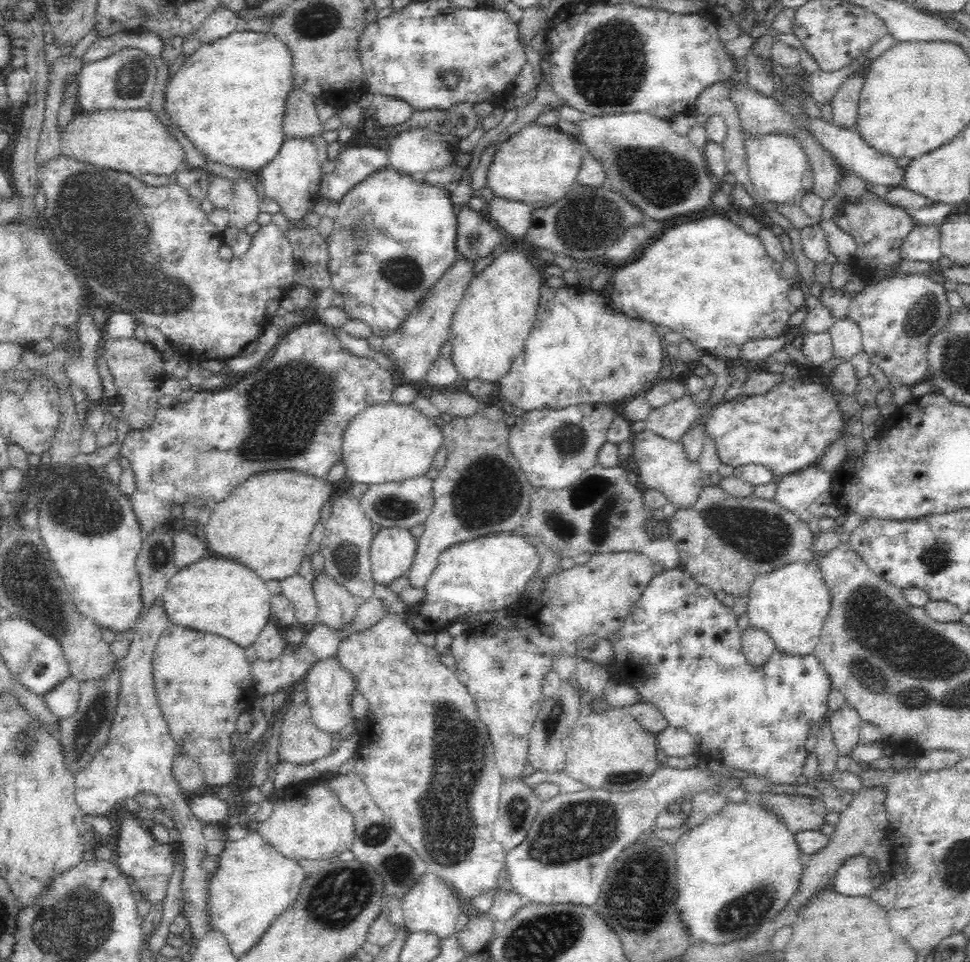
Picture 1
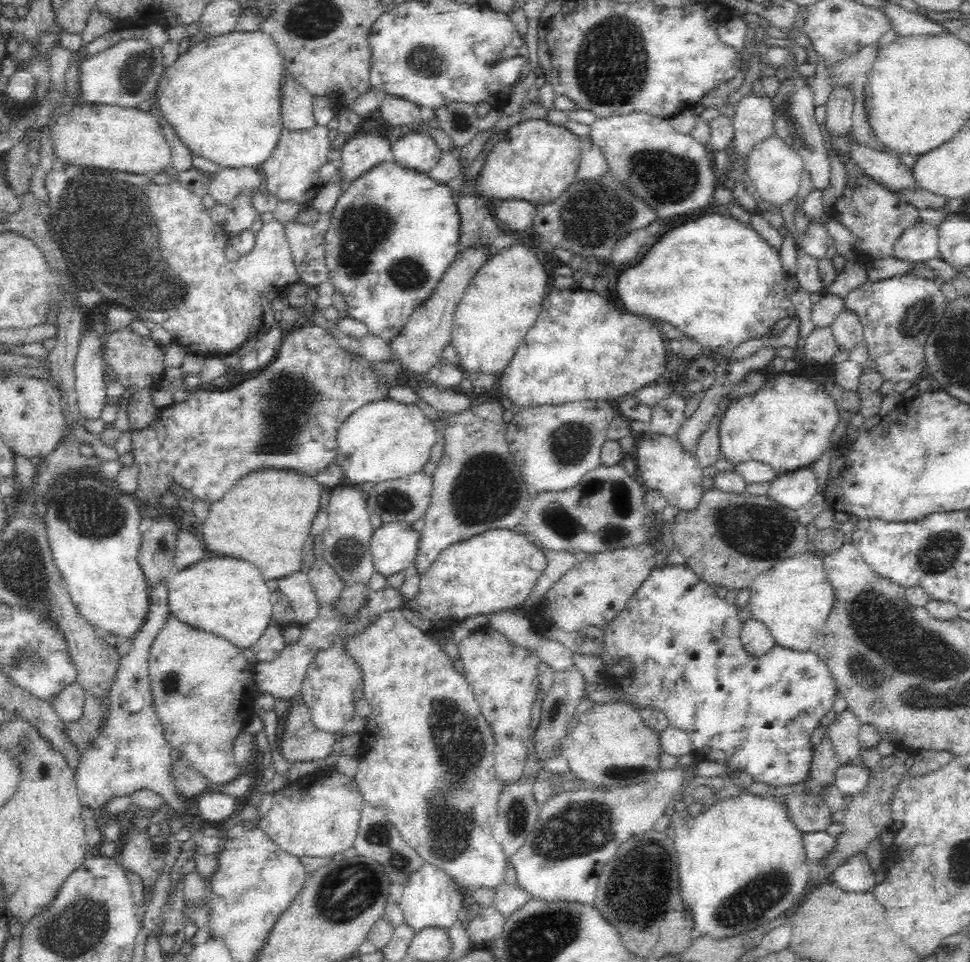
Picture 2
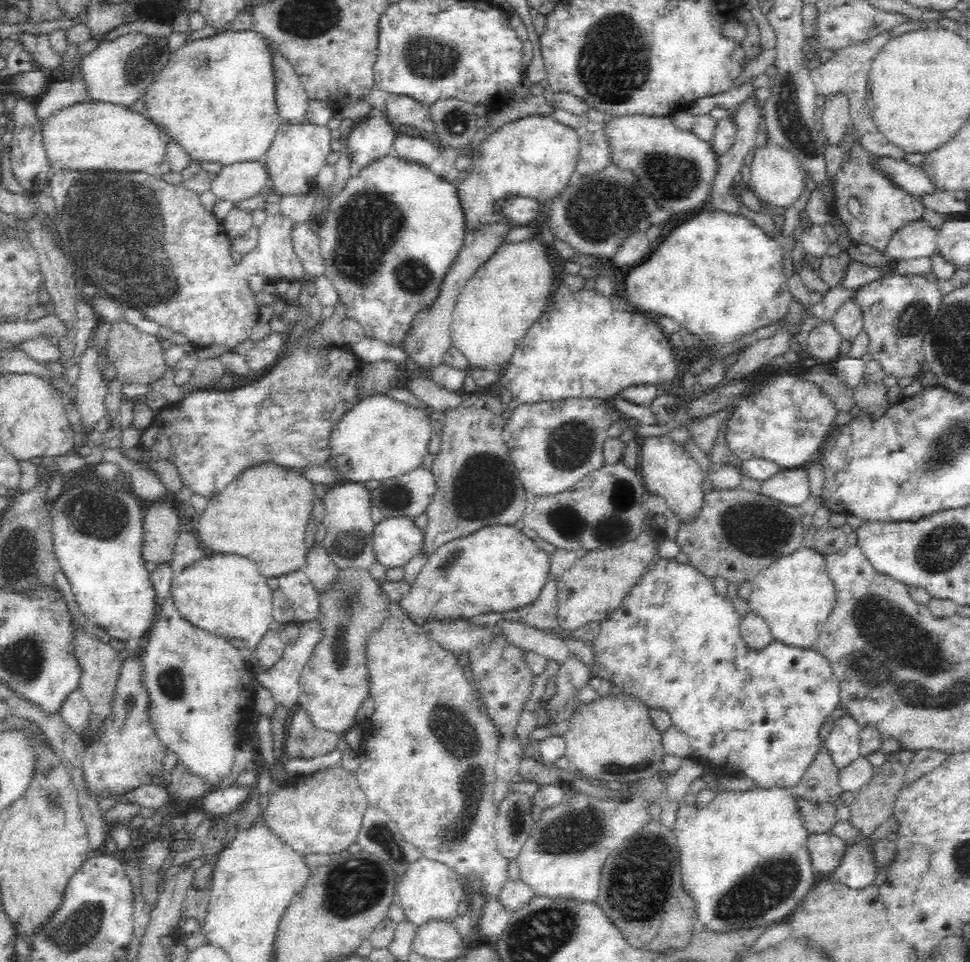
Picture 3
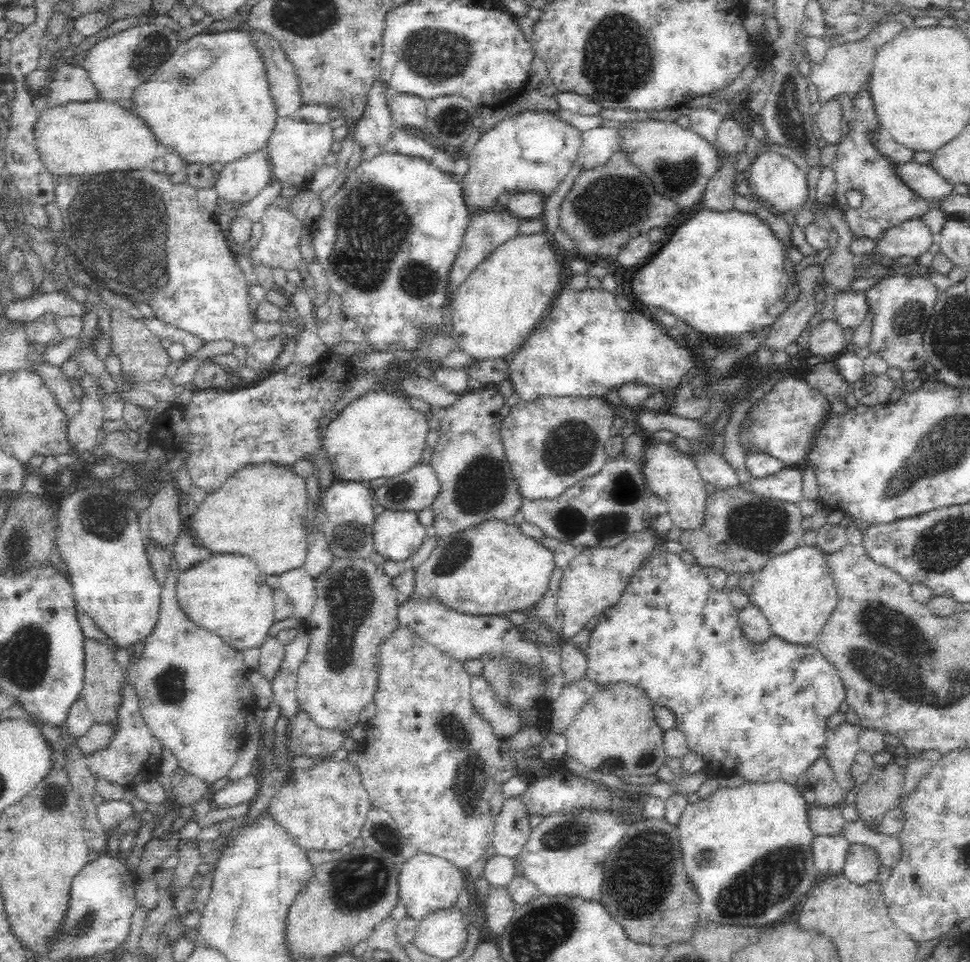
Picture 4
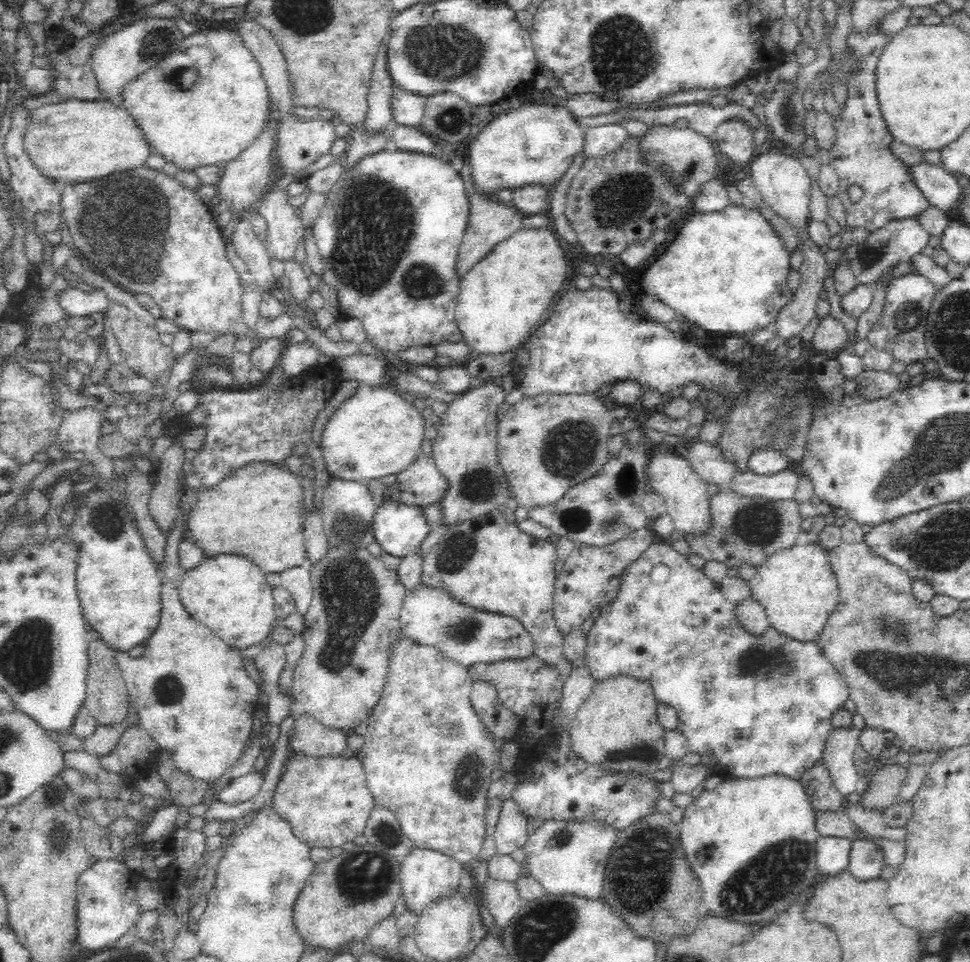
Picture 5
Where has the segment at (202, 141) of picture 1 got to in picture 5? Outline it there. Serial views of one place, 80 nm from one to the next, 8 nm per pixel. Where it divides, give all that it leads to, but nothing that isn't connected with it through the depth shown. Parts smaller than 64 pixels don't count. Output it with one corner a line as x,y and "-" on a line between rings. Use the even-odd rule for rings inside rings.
227,28
200,30
182,37
180,42
184,48
206,46
208,52
212,52
212,62
208,70
202,70
202,78
198,78
189,89
174,90
170,88
174,84
168,84
166,78
160,76
158,68
148,68
122,86
117,103
132,116
152,155
162,156
165,162
174,164
179,171
194,171
200,166
216,165
220,161
228,162
238,156
266,126
270,116
267,112
270,98
259,63
233,31

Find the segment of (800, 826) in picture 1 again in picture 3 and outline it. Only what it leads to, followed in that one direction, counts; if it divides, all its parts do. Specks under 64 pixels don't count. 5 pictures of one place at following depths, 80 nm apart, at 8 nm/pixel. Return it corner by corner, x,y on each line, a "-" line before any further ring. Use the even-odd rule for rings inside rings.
798,797
800,813
804,825
811,834
832,833
832,828
838,825
837,806
822,802
818,804

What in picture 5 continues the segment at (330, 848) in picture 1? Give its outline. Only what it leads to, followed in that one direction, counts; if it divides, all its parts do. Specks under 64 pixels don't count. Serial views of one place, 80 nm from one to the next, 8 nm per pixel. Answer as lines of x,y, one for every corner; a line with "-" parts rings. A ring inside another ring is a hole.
290,752
285,763
272,804
292,823
295,835
313,847
340,847
364,832
375,804
360,760

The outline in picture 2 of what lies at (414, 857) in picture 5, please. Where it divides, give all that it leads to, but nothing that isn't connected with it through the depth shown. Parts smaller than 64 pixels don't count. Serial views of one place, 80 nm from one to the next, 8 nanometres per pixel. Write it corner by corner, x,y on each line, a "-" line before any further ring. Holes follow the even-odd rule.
424,861
408,875
403,886
400,908
403,910
405,922
415,931
426,927
442,927
449,930
452,923
458,919
457,914
466,892
442,867

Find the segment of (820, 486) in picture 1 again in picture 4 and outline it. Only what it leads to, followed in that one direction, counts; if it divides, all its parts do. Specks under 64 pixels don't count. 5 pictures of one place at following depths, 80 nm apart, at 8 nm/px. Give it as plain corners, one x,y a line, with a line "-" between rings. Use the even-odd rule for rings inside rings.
785,466
783,470
765,478
750,476
742,488
762,498
798,503
802,500
802,474
796,468

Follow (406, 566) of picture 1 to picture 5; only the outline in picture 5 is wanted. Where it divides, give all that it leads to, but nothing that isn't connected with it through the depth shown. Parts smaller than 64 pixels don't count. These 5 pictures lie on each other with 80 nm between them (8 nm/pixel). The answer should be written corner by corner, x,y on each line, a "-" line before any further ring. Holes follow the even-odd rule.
386,497
376,508
373,528
381,551
400,558
418,550
430,532
424,507

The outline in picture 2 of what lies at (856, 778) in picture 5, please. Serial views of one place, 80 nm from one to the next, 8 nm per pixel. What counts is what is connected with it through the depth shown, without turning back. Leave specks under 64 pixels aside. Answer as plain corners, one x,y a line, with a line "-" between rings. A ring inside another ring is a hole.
848,708
836,714
836,718
827,727
826,733
838,764
849,765
859,761
860,727
859,720

